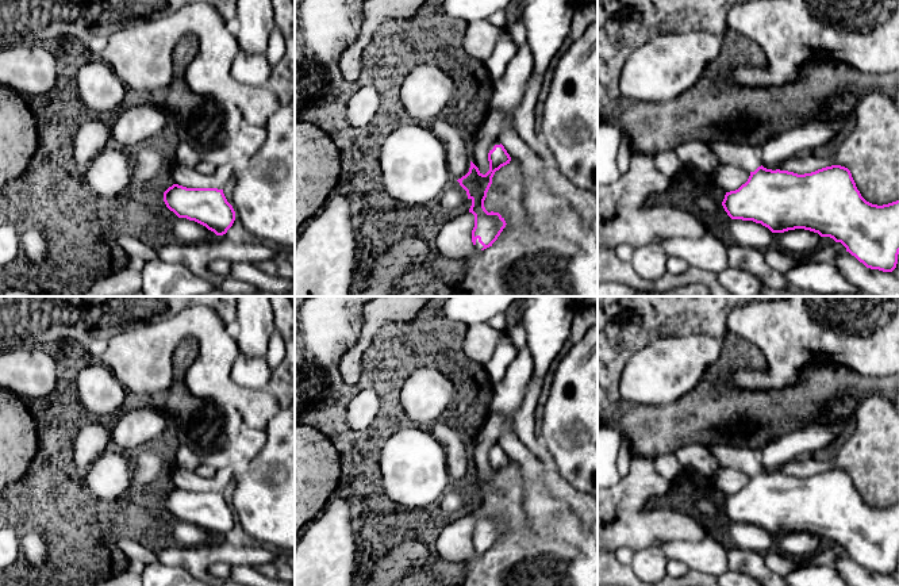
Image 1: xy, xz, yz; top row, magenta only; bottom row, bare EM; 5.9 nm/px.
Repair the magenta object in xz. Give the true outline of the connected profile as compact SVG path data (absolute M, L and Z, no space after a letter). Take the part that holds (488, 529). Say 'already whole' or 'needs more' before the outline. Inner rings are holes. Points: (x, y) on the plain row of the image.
needs more; M495 444L489 448L488 464L489 474L485 478L483 478L470 464L469 475L457 483L460 489L466 494L468 502L472 503L469 516L475 518L472 545L476 555L481 555L492 549L492 547L497 543L507 528L499 516L488 516L484 510L484 503L492 487L495 475L511 464L510 457L500 447L500 444Z

